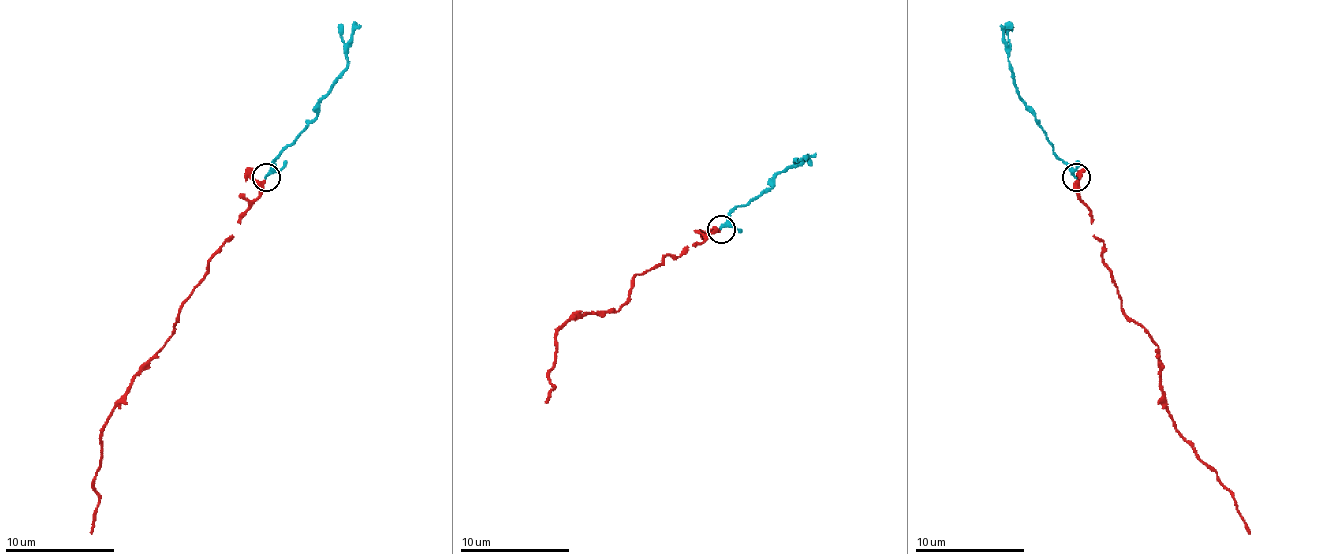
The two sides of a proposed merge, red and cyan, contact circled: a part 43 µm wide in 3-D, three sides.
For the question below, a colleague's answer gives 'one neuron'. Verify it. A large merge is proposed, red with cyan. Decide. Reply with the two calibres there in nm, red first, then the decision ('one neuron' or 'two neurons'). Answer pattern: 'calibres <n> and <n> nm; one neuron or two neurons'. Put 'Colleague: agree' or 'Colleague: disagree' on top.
Colleague: agree
calibres 240 and 200 nm; one neuron

